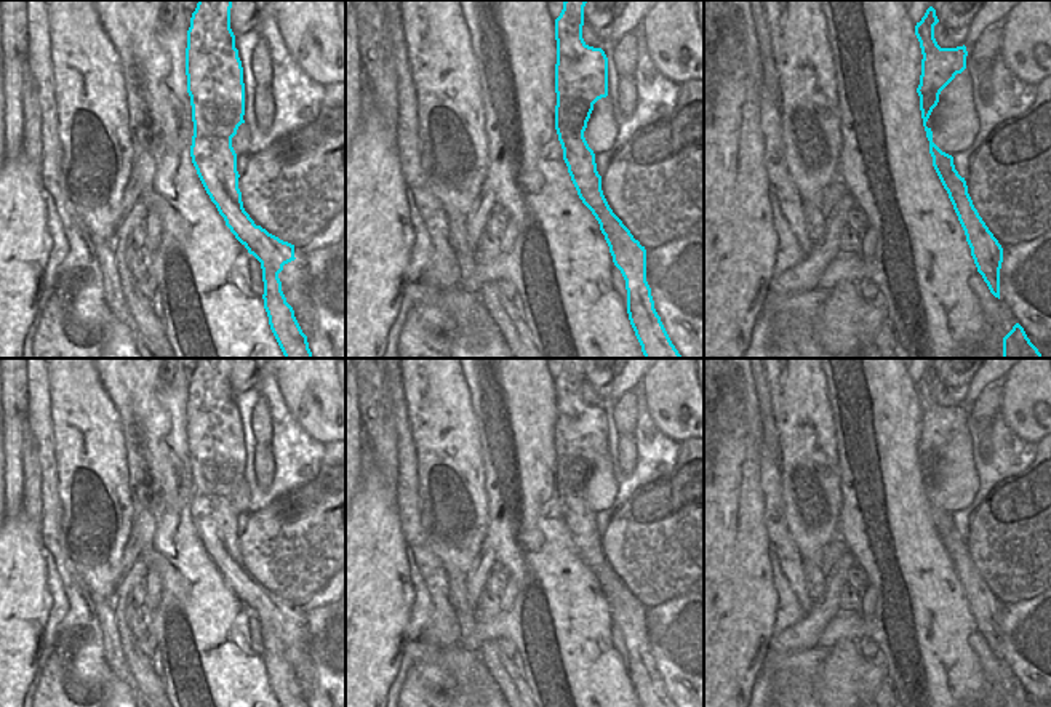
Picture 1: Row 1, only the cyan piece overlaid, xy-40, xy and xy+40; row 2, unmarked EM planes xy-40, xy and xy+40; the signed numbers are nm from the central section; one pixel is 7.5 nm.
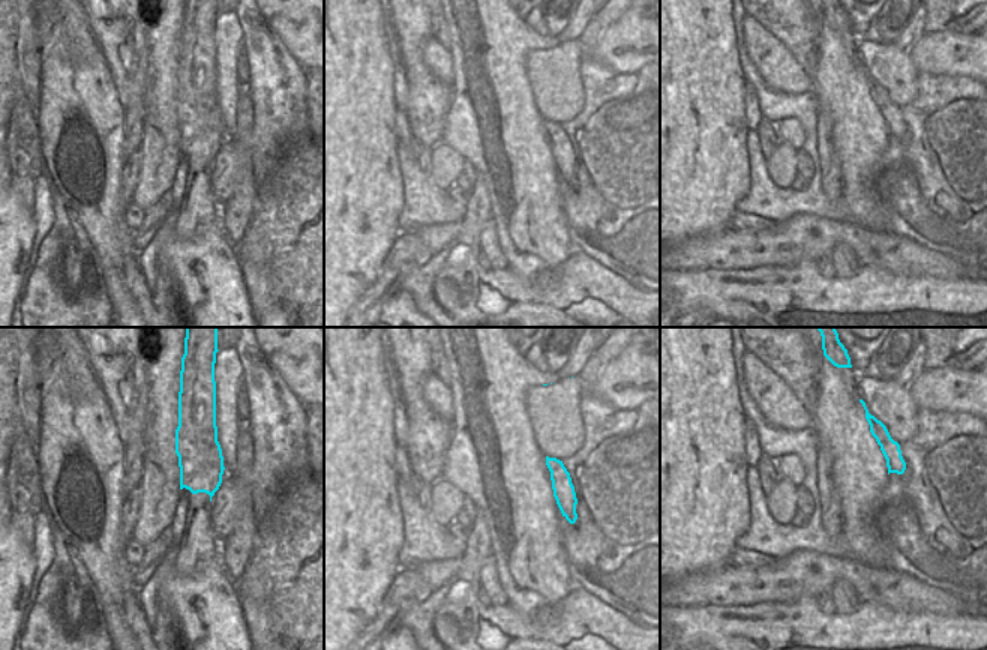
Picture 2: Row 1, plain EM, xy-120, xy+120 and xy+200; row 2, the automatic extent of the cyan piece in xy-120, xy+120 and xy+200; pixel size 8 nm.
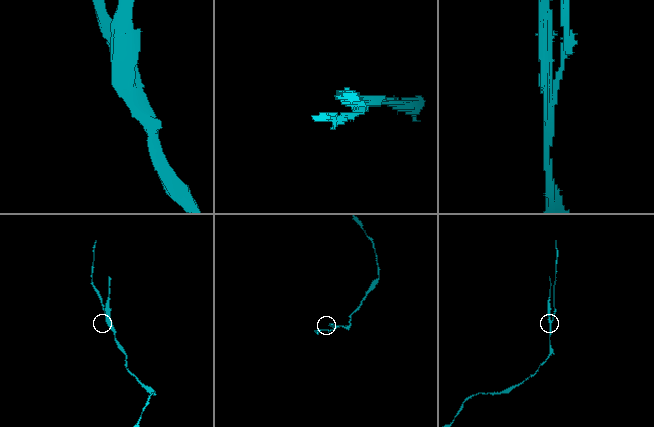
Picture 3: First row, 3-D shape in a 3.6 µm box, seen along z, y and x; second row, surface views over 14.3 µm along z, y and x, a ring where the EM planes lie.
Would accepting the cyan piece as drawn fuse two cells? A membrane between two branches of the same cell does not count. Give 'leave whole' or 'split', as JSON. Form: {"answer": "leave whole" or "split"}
{"answer": "split"}

